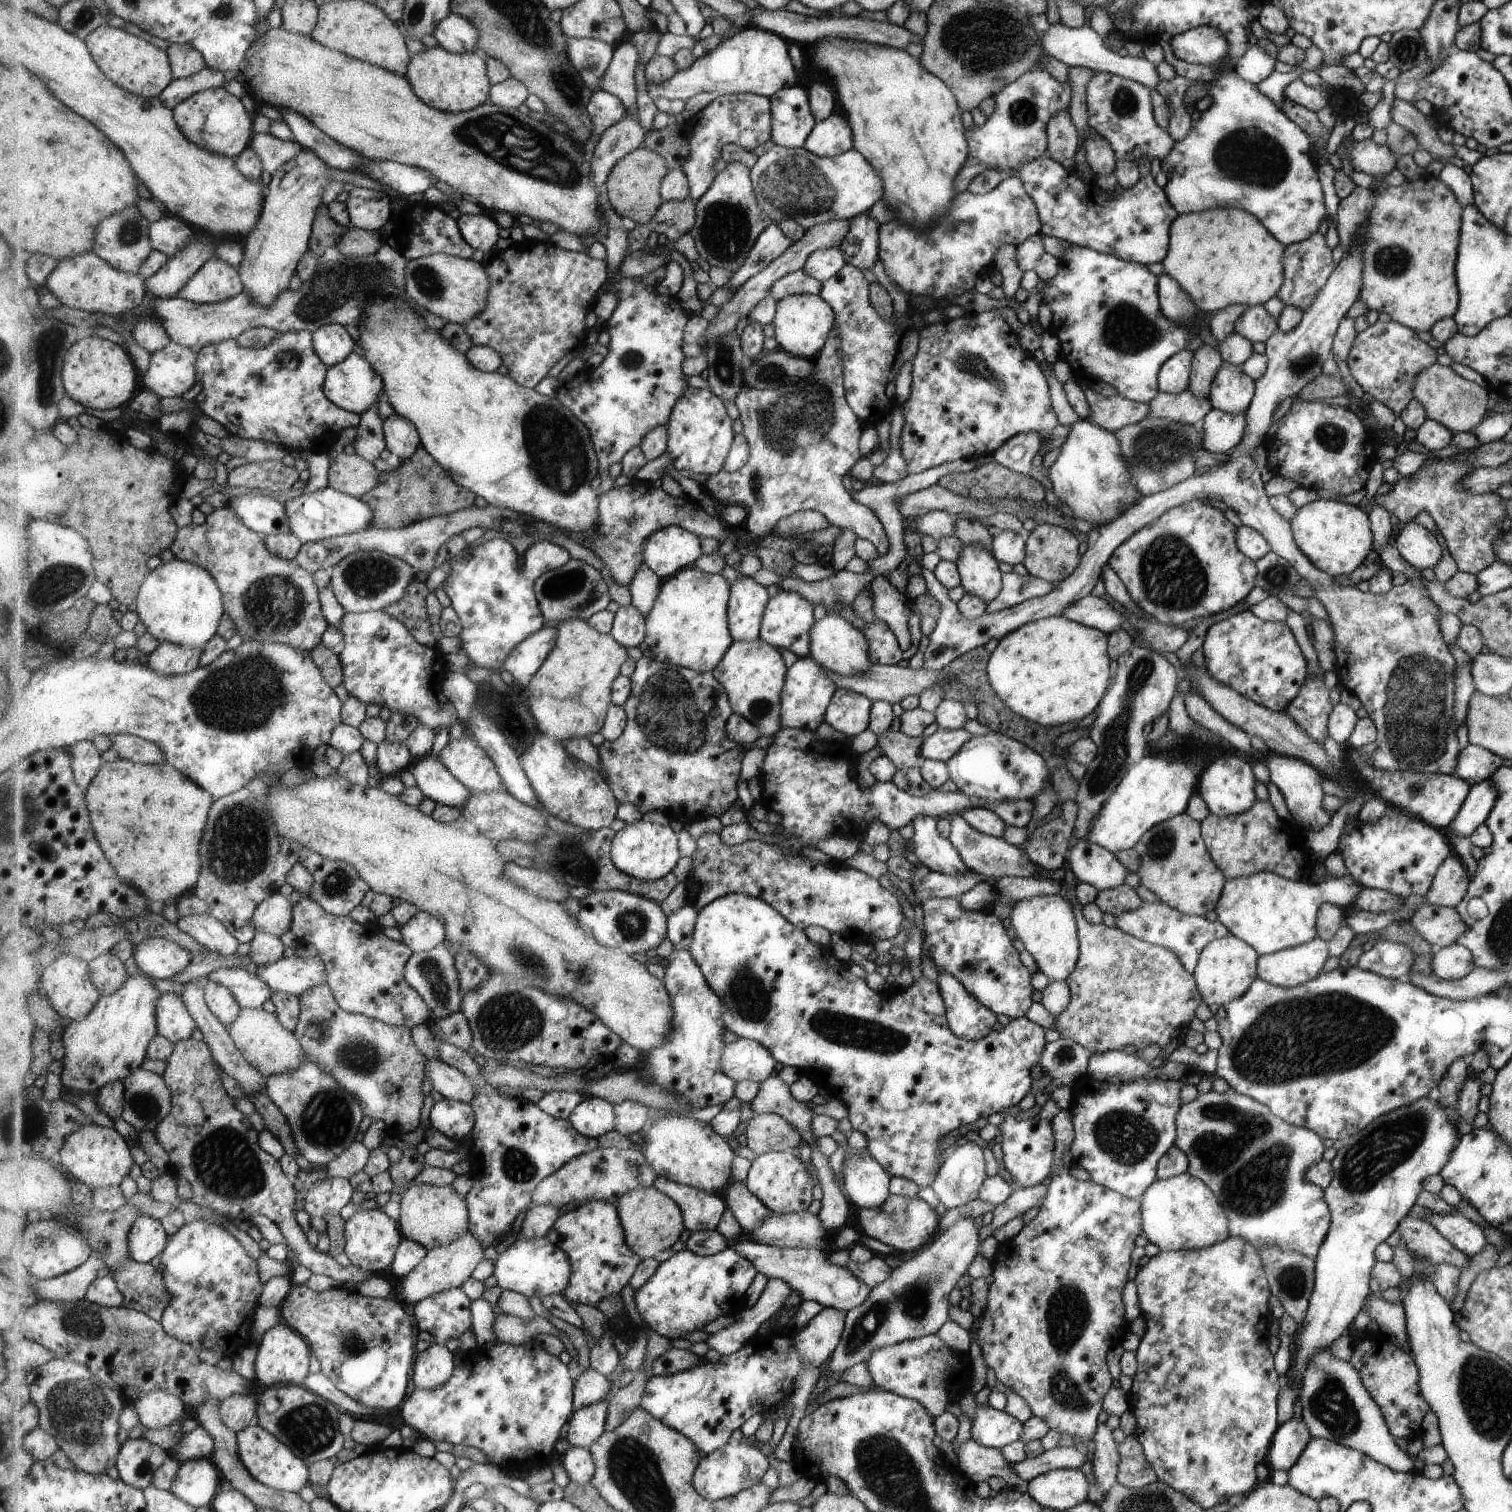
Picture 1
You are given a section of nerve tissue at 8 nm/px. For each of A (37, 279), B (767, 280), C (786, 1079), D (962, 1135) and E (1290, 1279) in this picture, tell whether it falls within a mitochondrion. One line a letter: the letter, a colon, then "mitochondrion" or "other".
A: other
B: other
C: other
D: other
E: mitochondrion

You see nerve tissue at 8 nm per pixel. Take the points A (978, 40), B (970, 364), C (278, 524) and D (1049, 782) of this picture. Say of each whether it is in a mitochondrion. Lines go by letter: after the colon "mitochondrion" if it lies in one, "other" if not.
A: mitochondrion
B: mitochondrion
C: other
D: other

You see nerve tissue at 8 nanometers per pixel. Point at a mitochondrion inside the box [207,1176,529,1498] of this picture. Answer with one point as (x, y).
(311, 1428)

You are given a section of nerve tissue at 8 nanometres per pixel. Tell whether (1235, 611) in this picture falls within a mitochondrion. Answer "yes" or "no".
no

